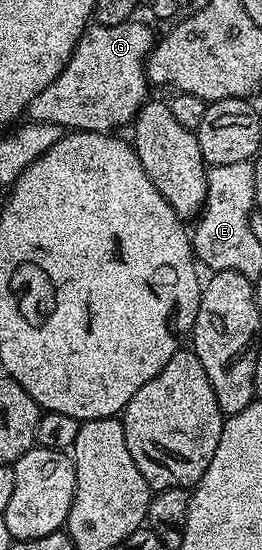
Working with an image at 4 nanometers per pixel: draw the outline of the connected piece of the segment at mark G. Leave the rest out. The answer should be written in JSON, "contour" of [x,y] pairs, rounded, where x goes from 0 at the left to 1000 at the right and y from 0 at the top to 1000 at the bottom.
{"contour":[[[500,38],[458,45],[359,42],[332,49],[282,95],[271,96],[252,122],[118,184],[107,196],[111,215],[134,224],[210,224],[267,238],[420,242],[450,235],[435,231],[466,231],[477,224],[485,229],[527,207],[546,187],[561,185],[557,104],[595,76],[595,64],[584,64],[550,44],[527,40]]]}

